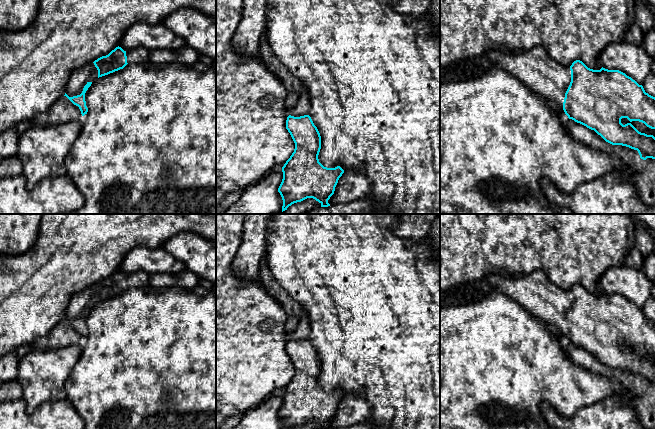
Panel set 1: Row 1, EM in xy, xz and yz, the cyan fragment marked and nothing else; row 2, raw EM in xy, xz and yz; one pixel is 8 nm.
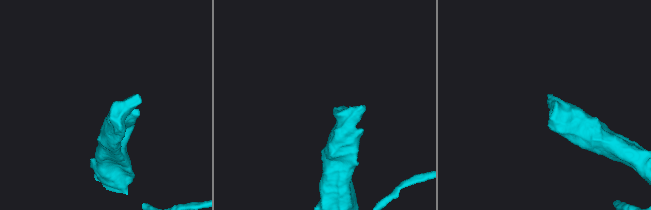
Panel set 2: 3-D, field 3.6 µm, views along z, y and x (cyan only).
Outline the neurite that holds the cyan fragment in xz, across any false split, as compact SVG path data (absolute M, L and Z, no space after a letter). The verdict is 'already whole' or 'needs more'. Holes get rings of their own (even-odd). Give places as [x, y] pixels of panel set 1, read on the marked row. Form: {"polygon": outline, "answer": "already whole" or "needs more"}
{"polygon": "M304 88L286 120L295 149L282 167L283 179L278 188L283 200L282 212L307 198L315 199L321 207L330 206L328 200L344 173L340 166L327 168L319 162L321 136L309 116L310 108L310 98Z", "answer": "needs more"}

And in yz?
{"polygon": "M542 46L522 53L504 53L490 49L484 56L549 102L562 104L569 119L594 130L606 142L637 150L643 160L655 159L655 137L639 132L631 124L632 121L639 121L655 129L655 97L646 93L642 85L625 73L603 67L593 70L580 60L566 67L553 59Z", "answer": "needs more"}

